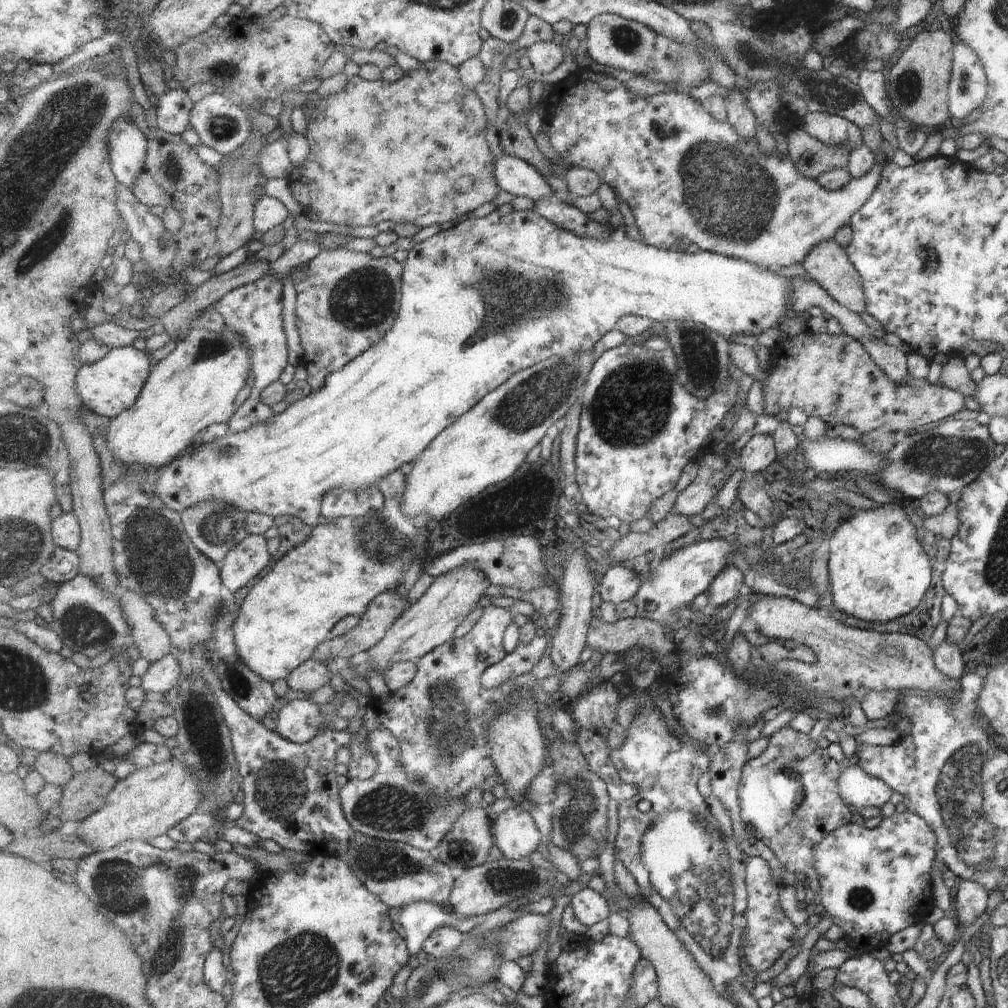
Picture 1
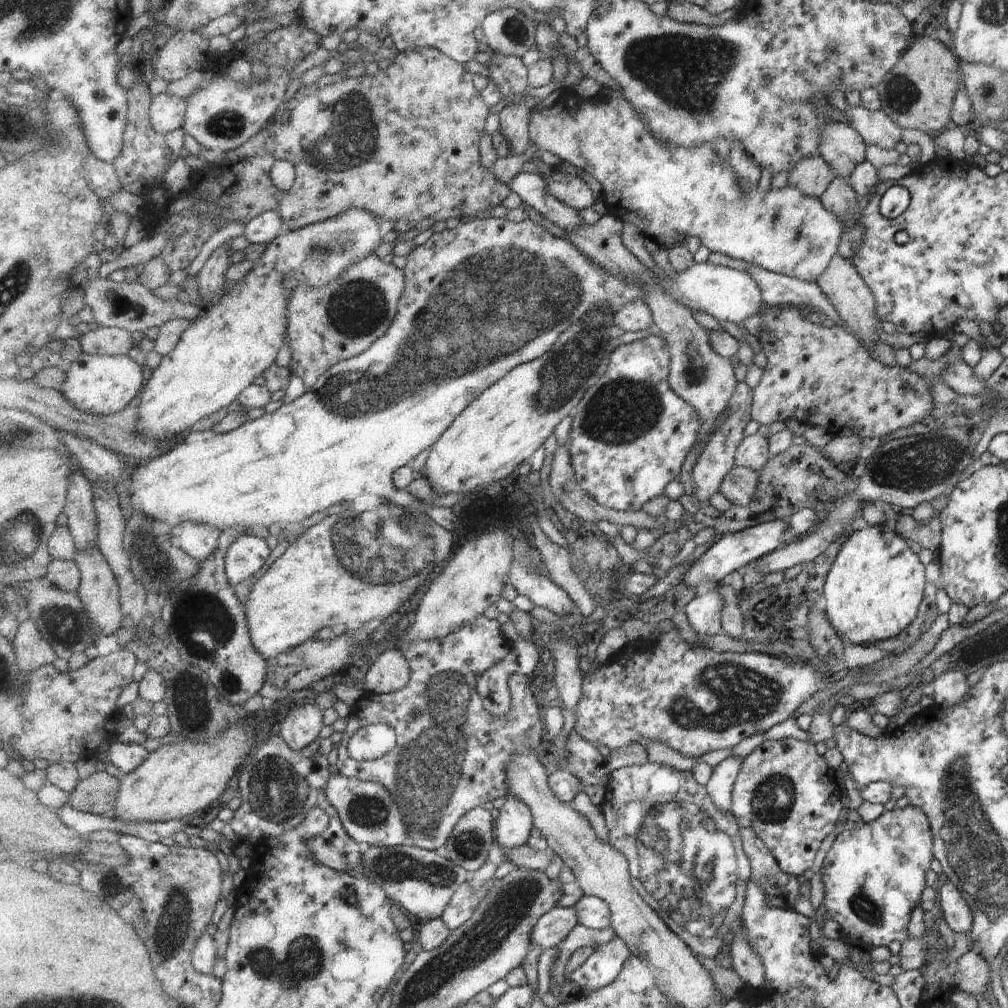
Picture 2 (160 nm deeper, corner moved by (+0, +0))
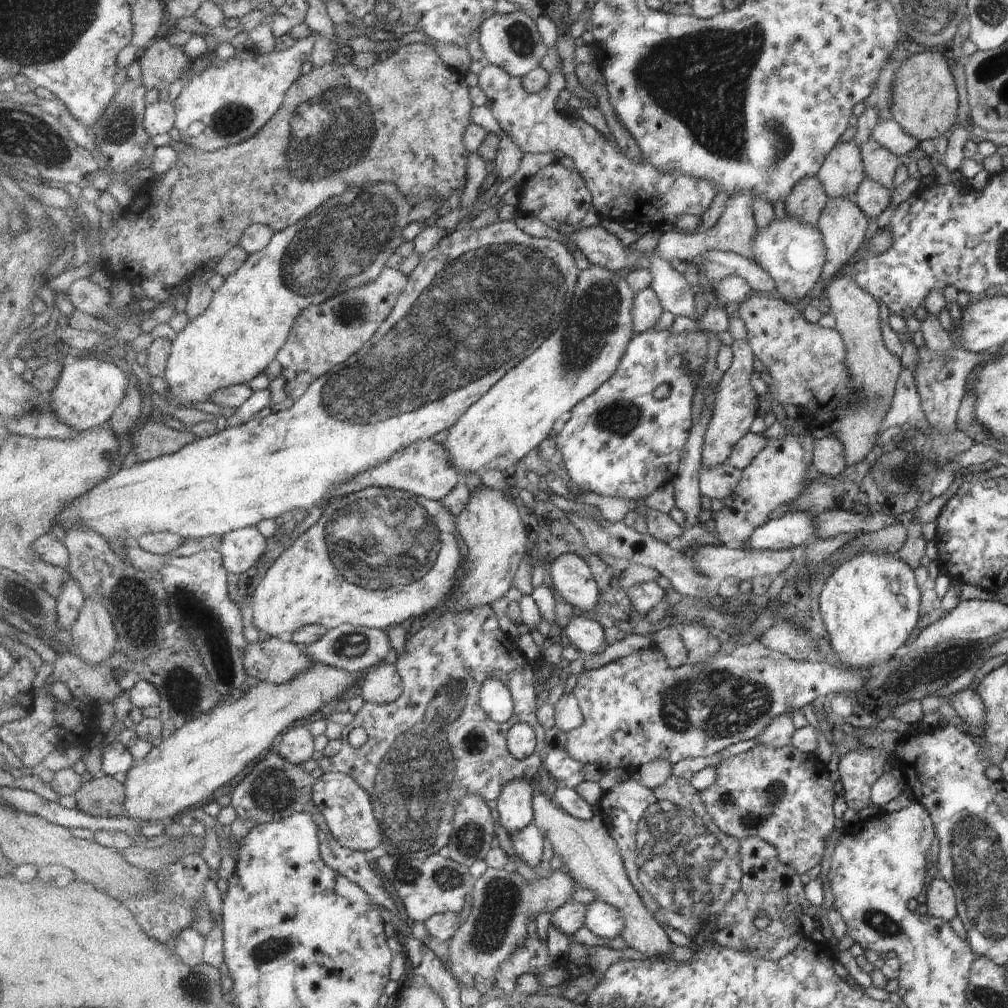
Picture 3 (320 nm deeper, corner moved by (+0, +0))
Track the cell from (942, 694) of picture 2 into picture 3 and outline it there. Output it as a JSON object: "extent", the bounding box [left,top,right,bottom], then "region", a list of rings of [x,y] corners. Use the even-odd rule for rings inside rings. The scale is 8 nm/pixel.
{"extent":[944,685,985,726],"region":[[[972,685],[945,697],[944,701],[949,703],[955,714],[965,724],[969,724],[969,726],[982,726],[984,724],[985,707]]]}

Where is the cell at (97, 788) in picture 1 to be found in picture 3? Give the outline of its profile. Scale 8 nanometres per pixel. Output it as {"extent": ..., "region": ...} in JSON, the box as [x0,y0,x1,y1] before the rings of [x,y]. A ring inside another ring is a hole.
{"extent":[76,773,127,817],"region":[[[100,773],[76,792],[78,808],[94,817],[127,816],[126,786],[114,776]]]}

